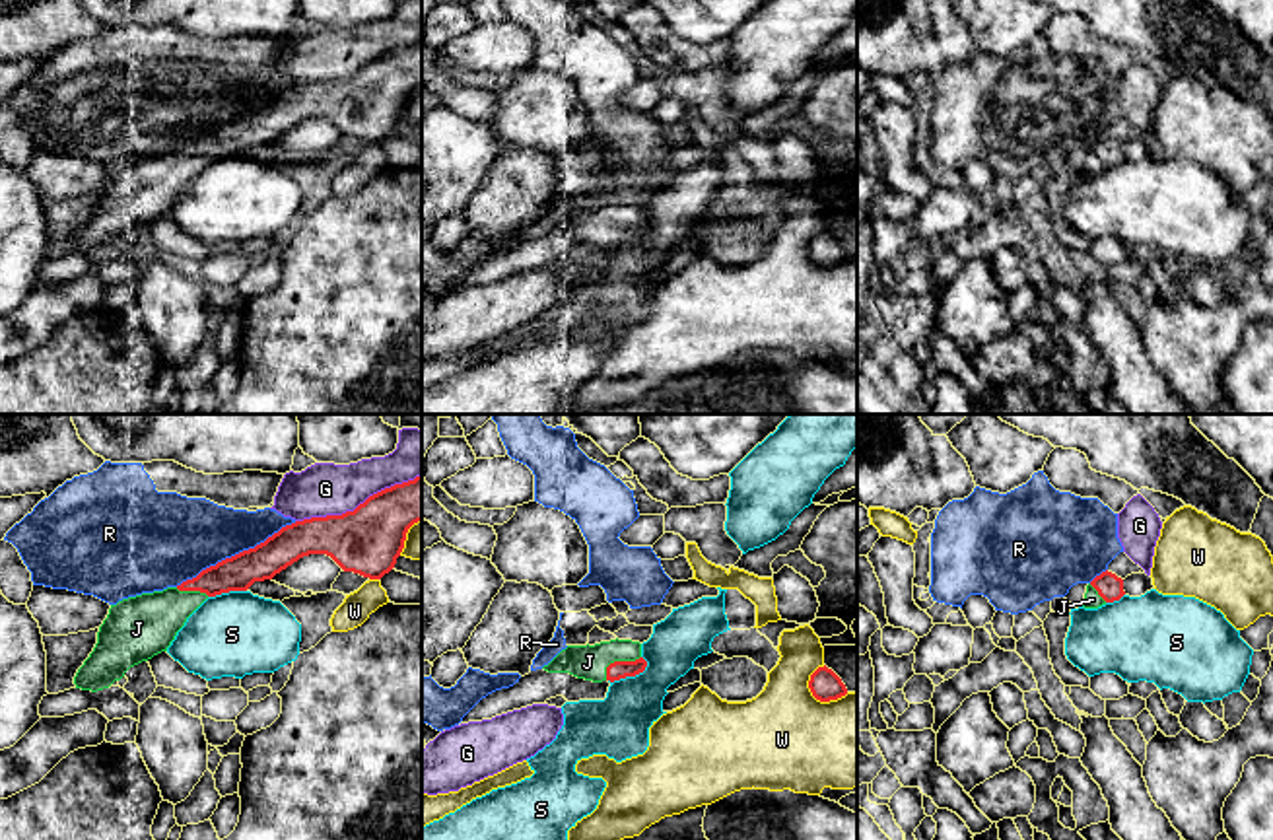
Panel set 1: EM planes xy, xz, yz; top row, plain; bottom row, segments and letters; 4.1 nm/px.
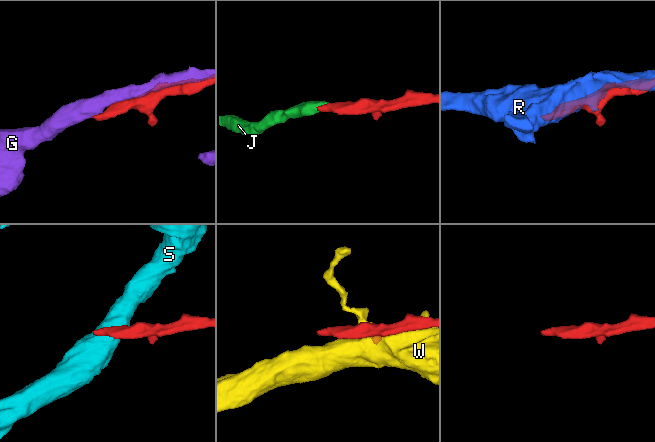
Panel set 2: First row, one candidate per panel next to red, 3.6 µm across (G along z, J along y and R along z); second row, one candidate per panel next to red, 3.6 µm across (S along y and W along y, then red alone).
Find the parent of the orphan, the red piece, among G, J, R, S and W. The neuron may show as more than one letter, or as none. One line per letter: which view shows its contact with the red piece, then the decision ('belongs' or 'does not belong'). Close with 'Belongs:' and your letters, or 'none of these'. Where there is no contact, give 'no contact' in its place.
G: contact in xy; does not belong
J: contact in xz; belongs
R: contact in xy; does not belong
S: contact in xz; does not belong
W: contact in xz; does not belong
Belongs: J

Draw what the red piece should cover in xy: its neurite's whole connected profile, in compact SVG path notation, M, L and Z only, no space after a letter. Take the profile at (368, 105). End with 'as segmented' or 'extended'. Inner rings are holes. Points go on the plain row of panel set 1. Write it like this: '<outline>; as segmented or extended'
M422 39L369 60L354 76L286 89L255 113L225 122L177 152L122 163L111 169L74 249L91 257L109 253L130 231L167 216L187 183L208 161L247 156L303 121L327 119L344 136L381 144L395 132L406 97L418 86Z; extended

